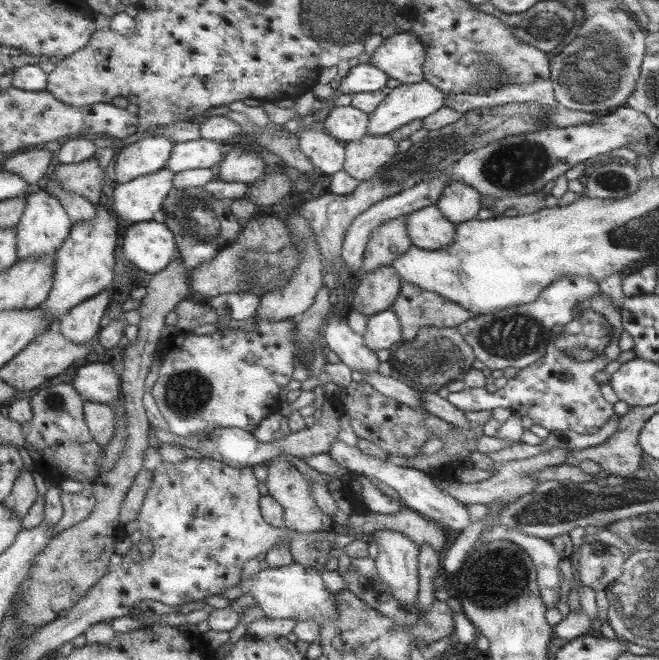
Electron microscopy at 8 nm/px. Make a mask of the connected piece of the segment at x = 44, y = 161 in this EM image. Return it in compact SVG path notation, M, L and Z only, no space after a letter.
M47 147L16 154L4 159L2 171L16 173L32 188L42 186L52 170L51 161L55 156L55 148Z

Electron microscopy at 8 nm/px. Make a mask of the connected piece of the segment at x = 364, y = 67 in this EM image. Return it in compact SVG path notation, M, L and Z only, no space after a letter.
M360 63L352 67L348 74L341 78L338 87L342 94L350 94L351 96L358 93L376 92L381 91L388 76L383 69L376 68L374 64Z

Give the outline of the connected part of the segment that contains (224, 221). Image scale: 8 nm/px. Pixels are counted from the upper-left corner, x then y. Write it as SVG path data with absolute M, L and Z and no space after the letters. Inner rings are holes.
M203 186L188 188L188 190L170 190L162 204L162 222L175 232L176 244L179 244L180 259L184 269L192 271L204 262L216 258L220 250L228 246L241 231L237 217L232 213L231 200L212 198Z

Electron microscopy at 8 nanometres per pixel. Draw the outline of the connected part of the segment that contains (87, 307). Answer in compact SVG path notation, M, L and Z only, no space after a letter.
M104 289L91 299L86 299L67 310L66 314L58 320L59 332L76 344L92 341L92 338L100 332L100 320L110 302L106 291L107 289Z

